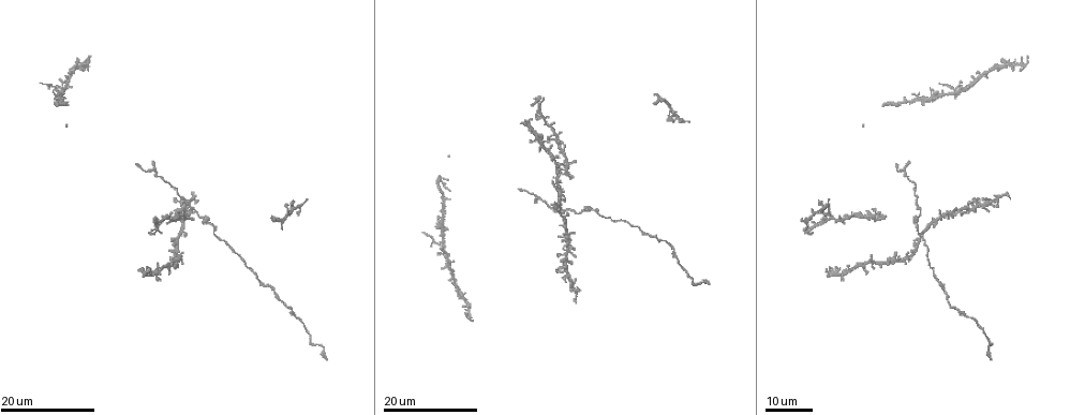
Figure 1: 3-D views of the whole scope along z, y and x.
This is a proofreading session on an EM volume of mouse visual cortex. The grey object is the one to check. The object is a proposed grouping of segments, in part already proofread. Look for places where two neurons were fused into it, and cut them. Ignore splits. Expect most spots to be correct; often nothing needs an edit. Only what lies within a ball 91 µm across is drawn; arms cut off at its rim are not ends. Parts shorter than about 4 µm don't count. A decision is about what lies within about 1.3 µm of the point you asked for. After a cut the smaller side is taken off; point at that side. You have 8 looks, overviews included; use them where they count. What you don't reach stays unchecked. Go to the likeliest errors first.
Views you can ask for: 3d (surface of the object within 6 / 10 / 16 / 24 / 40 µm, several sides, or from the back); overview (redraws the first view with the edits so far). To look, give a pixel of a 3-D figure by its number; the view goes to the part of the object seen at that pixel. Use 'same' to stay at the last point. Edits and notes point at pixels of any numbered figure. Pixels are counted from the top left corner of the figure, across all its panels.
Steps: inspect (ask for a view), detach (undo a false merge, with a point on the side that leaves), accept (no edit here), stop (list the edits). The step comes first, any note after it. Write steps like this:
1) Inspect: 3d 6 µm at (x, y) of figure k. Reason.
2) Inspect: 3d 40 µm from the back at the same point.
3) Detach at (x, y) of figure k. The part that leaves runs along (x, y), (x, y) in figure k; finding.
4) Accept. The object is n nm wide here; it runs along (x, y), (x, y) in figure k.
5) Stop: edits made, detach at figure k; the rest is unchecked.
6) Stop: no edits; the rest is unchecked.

Inspect: 3d 16 µm at (954, 88) of figure 1. Three-way junction.

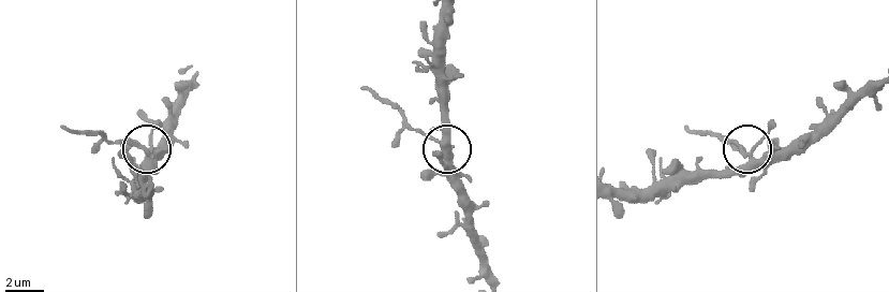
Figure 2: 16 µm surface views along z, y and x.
Inspect: 3d 6 µm at (749, 154) of figure 2. Zoom in.

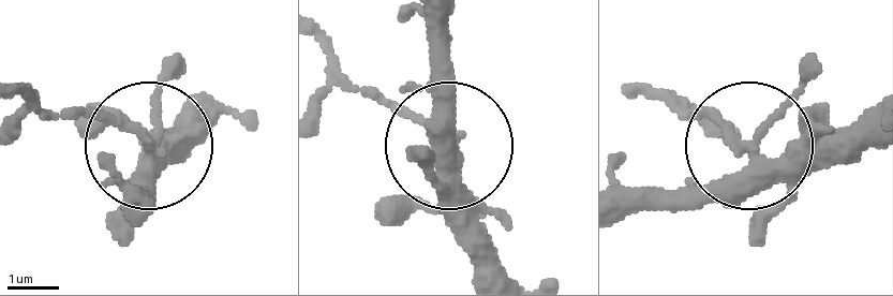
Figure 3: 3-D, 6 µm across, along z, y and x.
Detach at (94, 110) of figure 3. The object is 280 nm wide here; the part that leaves runs along (151, 148), (27, 101) in figure 3; two neurons meet here.

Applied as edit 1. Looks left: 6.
Inspect: 3d 24 µm at (557, 134) of figure 1. Four or more arms meet.

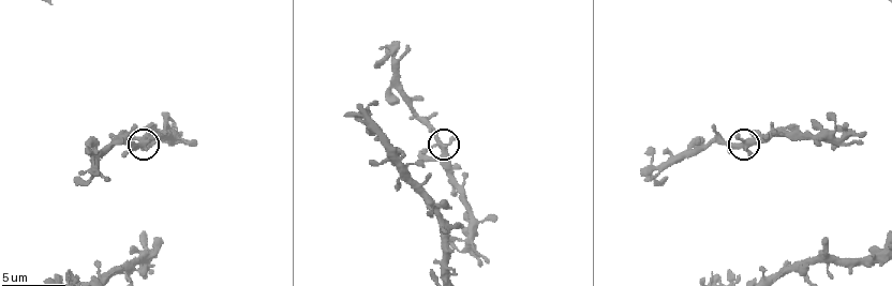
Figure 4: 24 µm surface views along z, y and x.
Inspect: 3d 6 µm at (745, 142) of figure 4.

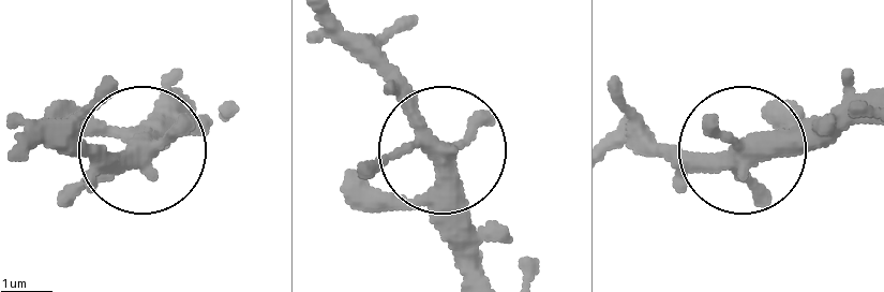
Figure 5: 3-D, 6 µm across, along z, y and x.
Accept. Continuous, no second neuron.

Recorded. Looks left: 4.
Inspect: 3d 24 µm at (469, 316) of figure 1. Thick turns thin.

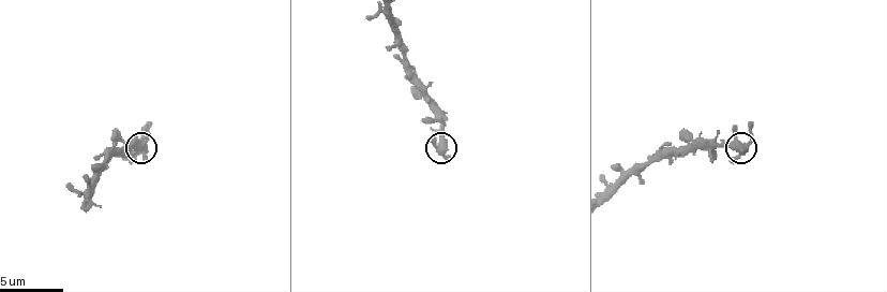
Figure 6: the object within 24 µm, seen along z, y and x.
Inspect: 3d 6 µm at (744, 145) of figure 6.

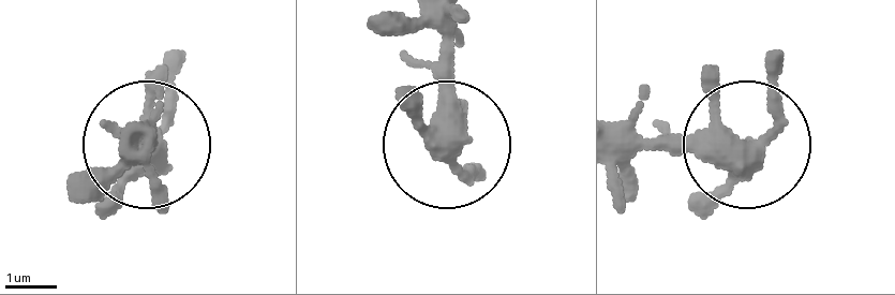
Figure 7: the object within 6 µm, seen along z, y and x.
Accept. It runs along (617, 152), (742, 139) in figure 7; continuous, no second neuron.

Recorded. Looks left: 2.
Inspect: 3d 16 µm at (203, 224) of figure 1.

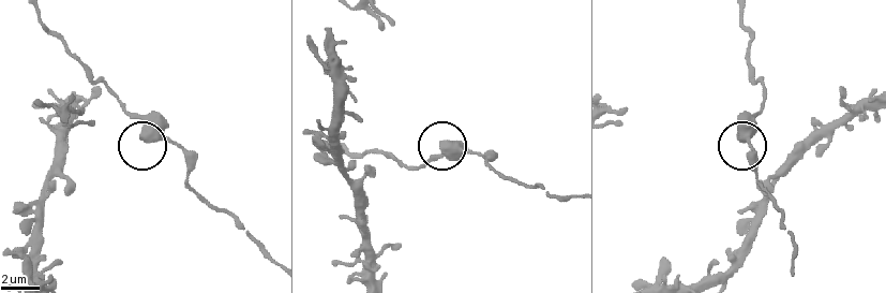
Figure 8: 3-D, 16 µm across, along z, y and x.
Inspect: 3d 10 µm at (143, 134) of figure 8. Zoom in.

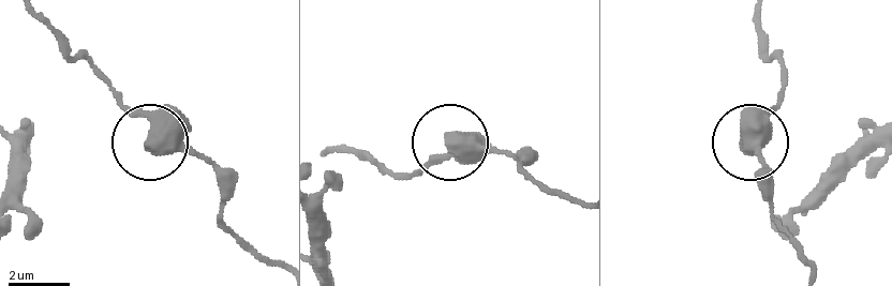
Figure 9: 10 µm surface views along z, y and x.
Accept. The object is 540 nm wide here; it runs along (761, 10), (761, 41), (785, 87), (746, 140), (761, 171) in figure 9; all the same neuron.

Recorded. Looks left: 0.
Stop: edits made, detach at figure 3; the rest is unchecked.

